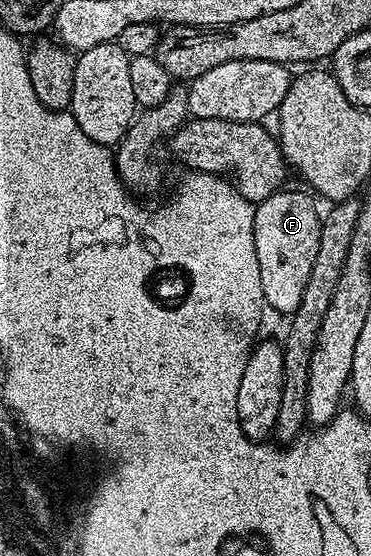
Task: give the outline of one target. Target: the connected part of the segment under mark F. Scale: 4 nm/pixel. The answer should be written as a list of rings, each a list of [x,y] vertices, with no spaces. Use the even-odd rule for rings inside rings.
[[[280,188],[273,196],[255,206],[255,231],[253,240],[257,244],[257,264],[261,268],[261,292],[263,301],[279,314],[290,316],[305,296],[305,284],[309,284],[309,272],[313,272],[313,260],[317,260],[317,248],[321,248],[321,210],[315,207],[316,199],[306,189],[287,190]]]

